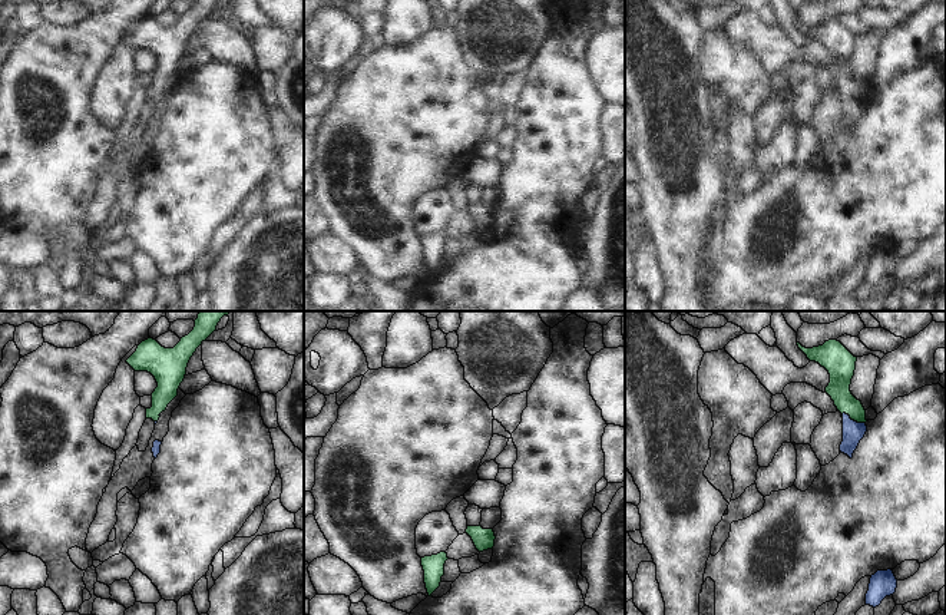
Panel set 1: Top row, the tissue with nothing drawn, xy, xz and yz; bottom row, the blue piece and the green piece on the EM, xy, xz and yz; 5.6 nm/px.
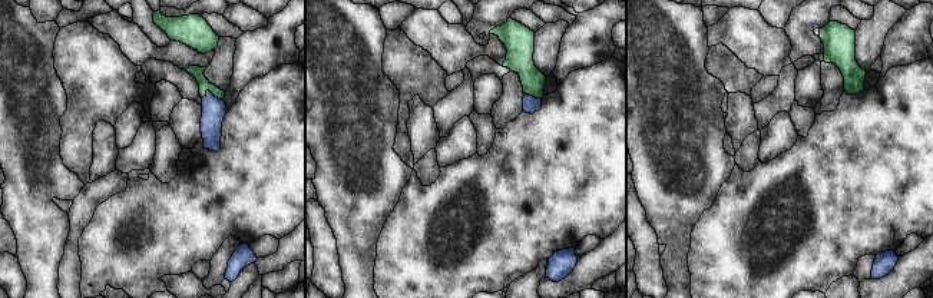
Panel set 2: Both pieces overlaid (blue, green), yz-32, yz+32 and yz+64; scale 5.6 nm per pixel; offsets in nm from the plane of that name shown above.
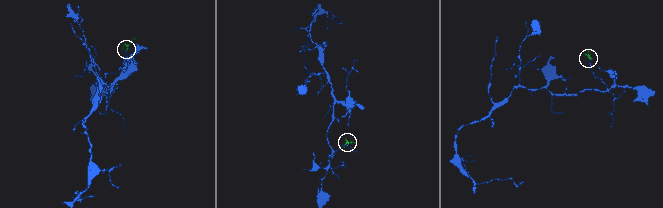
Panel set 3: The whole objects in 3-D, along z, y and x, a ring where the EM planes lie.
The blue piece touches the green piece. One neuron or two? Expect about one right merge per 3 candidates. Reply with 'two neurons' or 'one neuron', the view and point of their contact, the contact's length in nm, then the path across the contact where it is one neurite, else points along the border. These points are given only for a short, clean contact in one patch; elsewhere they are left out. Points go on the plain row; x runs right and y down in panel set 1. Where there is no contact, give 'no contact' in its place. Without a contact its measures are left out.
one neuron; meets blue in yz at (853, 99); contact 150 nm long; runs through yz (853, 111), (853, 99), (840, 73), (840, 58)

